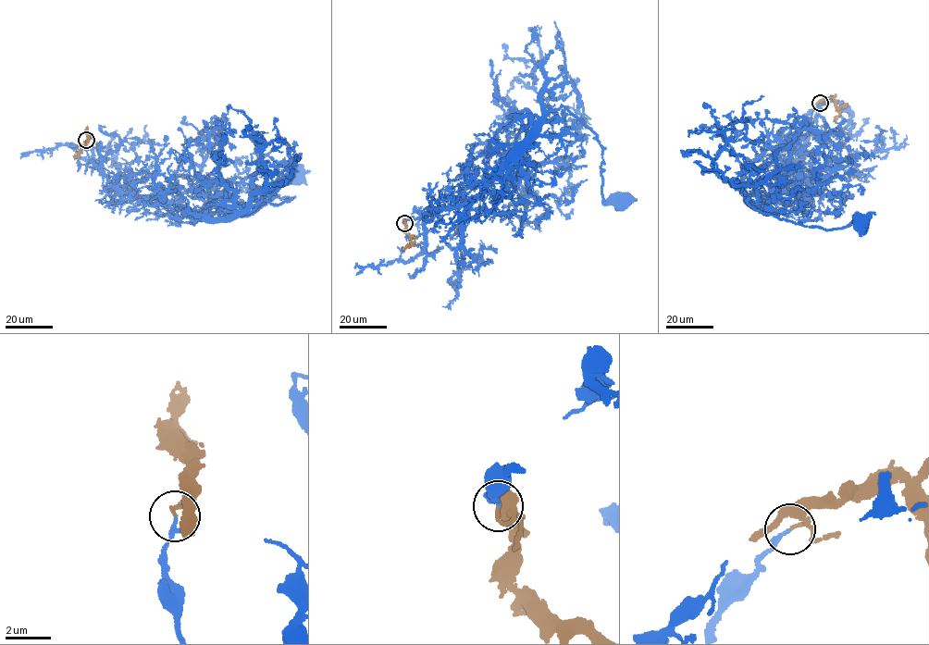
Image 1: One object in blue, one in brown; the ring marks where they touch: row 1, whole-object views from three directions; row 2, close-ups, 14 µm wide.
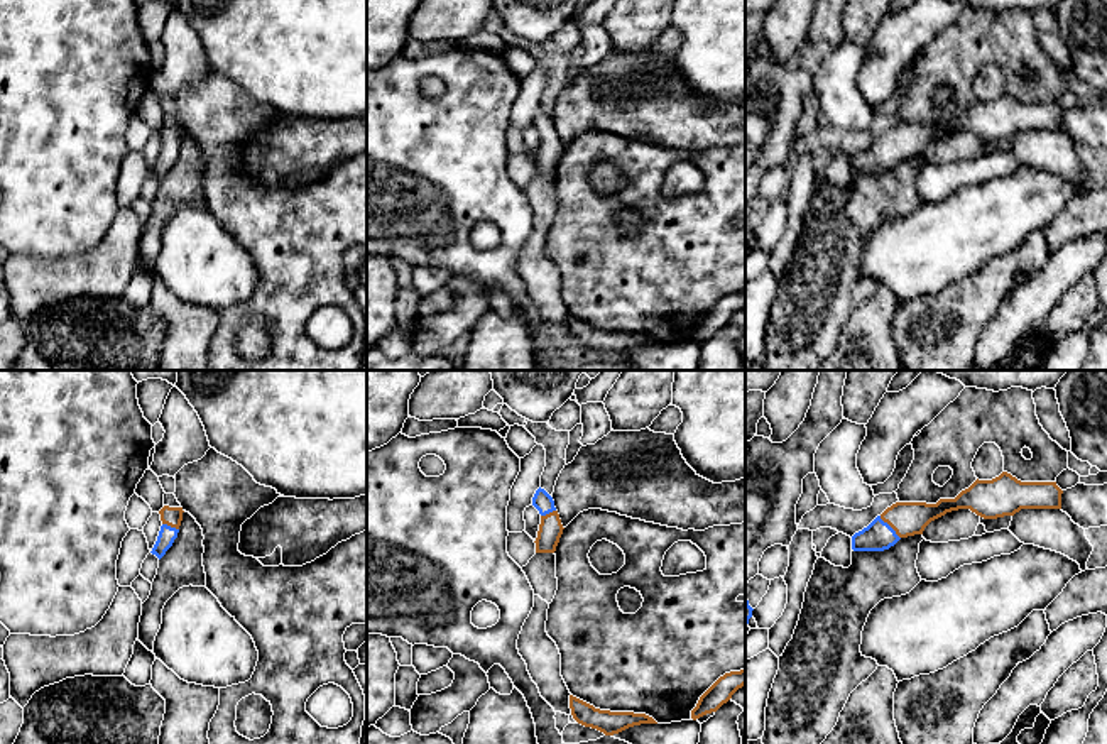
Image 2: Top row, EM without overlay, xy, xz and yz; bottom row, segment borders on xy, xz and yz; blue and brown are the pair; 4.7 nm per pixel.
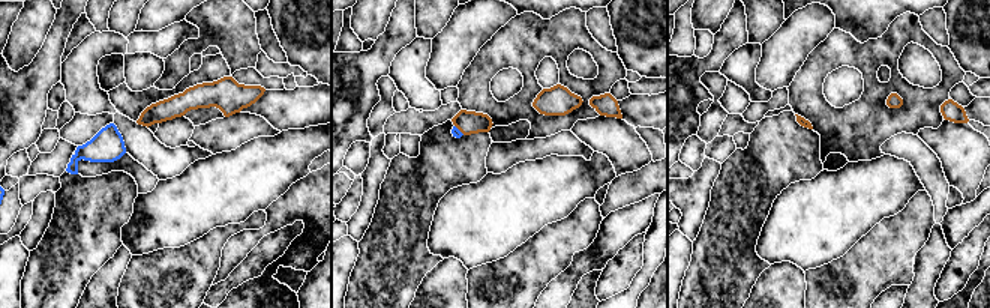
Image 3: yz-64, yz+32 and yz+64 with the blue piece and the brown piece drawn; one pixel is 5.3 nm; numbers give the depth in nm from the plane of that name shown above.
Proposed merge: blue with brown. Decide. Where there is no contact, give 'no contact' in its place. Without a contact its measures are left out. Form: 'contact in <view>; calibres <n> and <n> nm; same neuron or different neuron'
contact in yz; calibres 140 and 160 nm; different neuron

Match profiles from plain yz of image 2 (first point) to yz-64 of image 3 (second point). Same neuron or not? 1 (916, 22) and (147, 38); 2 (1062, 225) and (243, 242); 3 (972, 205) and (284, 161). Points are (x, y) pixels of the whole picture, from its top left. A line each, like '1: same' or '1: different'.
1: different
2: same
3: same

